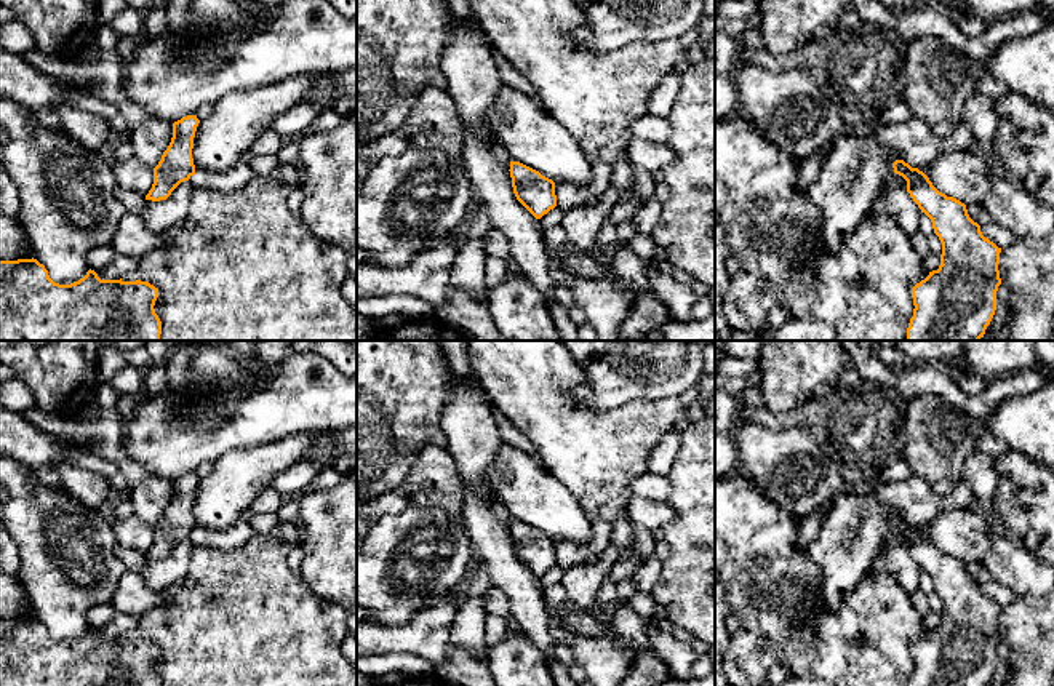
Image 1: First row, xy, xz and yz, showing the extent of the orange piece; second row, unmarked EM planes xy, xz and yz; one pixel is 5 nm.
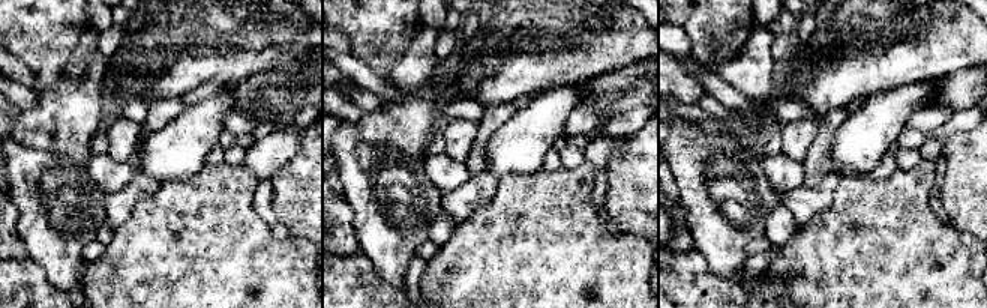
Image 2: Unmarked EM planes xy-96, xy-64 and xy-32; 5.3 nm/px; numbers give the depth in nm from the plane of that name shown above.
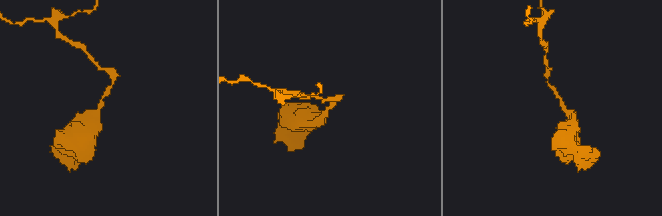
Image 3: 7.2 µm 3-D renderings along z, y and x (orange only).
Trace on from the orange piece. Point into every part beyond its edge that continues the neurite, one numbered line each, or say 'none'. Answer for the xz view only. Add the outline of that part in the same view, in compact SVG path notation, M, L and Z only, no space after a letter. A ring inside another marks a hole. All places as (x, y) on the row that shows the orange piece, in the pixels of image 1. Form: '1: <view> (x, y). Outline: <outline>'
none

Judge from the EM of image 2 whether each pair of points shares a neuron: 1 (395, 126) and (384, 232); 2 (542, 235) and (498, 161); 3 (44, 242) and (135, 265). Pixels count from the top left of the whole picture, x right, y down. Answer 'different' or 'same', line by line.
1: different
2: different
3: different

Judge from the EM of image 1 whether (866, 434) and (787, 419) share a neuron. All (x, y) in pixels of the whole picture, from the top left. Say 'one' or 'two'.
one

